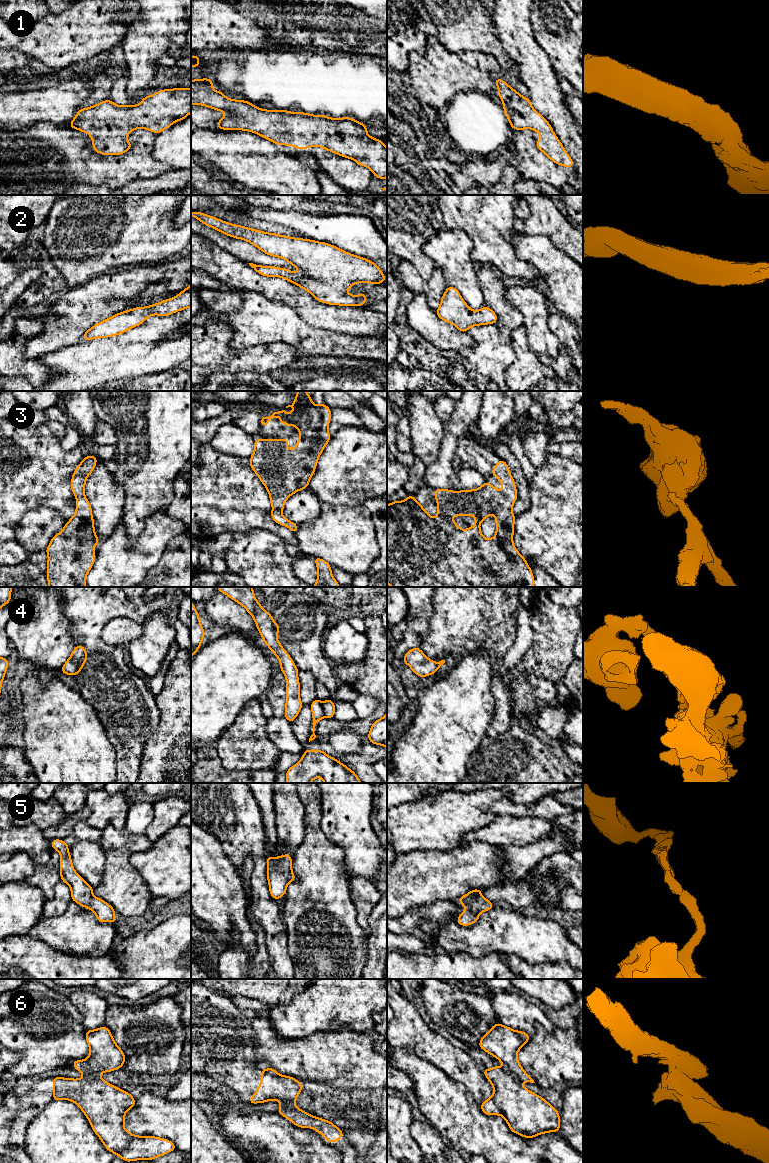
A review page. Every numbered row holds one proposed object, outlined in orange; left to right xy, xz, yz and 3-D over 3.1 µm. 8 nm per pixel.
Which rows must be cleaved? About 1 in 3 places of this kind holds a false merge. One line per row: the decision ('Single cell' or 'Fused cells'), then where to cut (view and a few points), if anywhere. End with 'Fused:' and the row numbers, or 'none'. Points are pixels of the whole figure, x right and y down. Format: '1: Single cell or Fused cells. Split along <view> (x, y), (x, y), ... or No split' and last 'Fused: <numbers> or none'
1: Single cell. No split
2: Single cell. No split
3: Single cell. No split
4: Single cell. No split
5: Single cell. No split
6: Fused cells. Split along yz (505, 1067), (521, 1081)
Fused: 6

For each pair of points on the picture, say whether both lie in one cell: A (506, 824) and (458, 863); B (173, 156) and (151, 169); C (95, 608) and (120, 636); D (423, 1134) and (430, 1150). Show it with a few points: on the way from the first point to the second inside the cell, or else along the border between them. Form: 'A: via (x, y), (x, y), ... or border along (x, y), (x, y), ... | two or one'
A: border along (496, 845), (472, 841), (462, 847) | two
B: border along (154, 139), (151, 155), (171, 166) | two
C: border along (131, 618), (113, 617), (103, 628), (101, 639) | two
D: via (427, 1138), (430, 1141), (430, 1146) | one

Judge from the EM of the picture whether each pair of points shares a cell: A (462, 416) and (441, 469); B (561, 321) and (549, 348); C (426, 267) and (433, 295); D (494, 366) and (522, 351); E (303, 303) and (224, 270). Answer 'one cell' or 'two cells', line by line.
A: one cell
B: two cells
C: two cells
D: two cells
E: one cell

